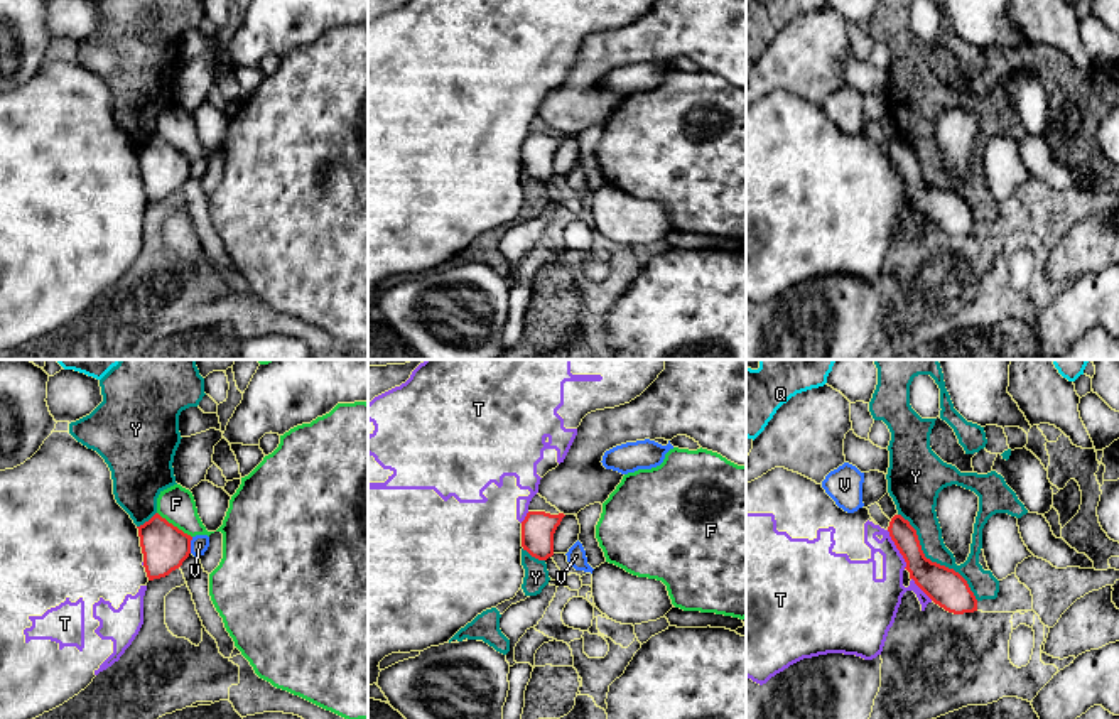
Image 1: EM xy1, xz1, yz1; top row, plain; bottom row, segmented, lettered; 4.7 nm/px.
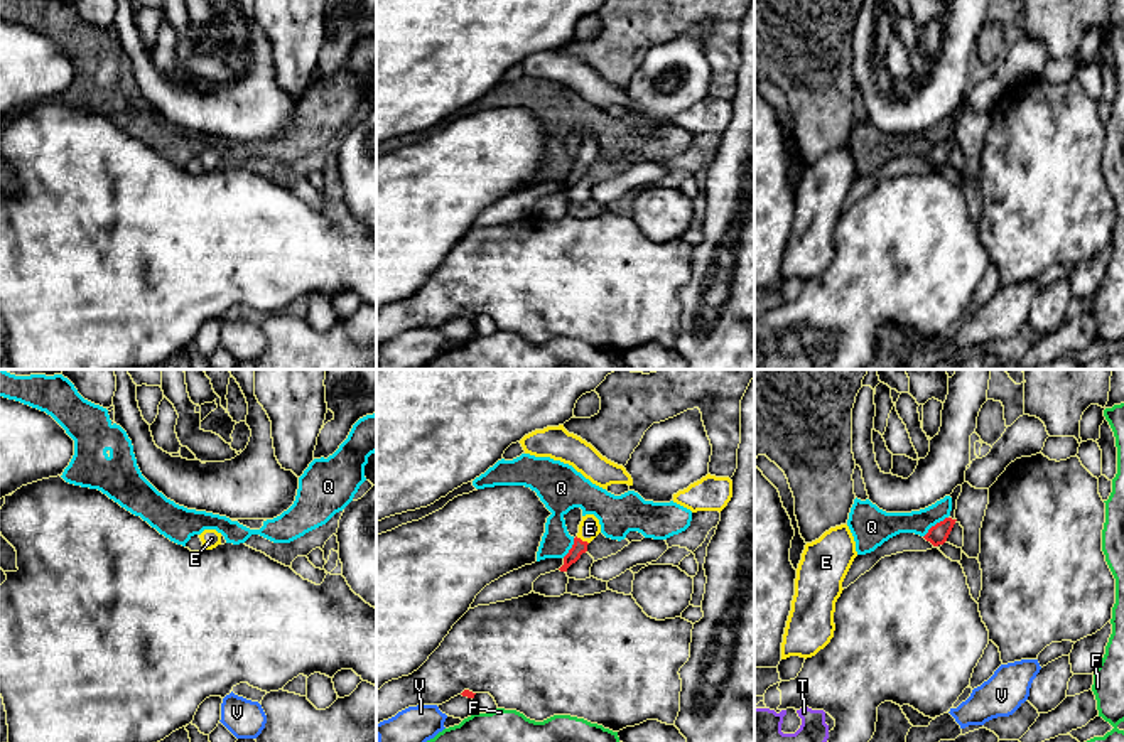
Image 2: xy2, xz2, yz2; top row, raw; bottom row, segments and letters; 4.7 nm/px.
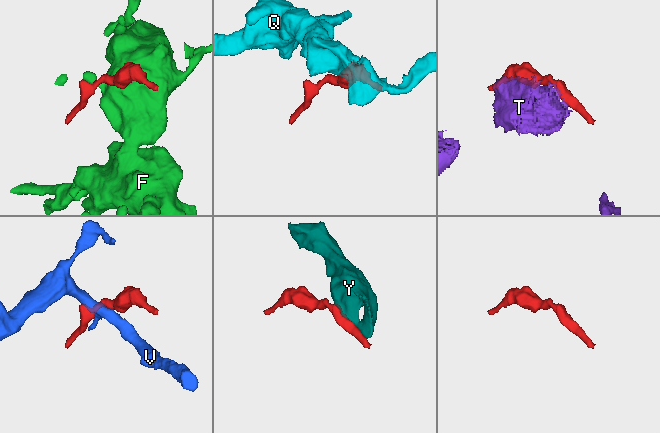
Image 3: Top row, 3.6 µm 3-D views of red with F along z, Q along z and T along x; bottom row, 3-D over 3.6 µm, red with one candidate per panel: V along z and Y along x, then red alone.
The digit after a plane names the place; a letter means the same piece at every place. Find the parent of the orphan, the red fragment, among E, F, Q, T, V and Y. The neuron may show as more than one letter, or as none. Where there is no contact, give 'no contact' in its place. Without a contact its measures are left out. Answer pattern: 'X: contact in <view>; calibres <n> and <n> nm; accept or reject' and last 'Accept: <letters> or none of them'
E: contact in xz2; calibres 70 and 100 nm; accept
F: contact in xy1; calibres 220 and 170 nm; reject
Q: contact in yz2; calibres 100 and 130 nm; reject
T: contact in yz1; calibres 160 and 190 nm; reject
V: contact in xy1; calibres 220 and 90 nm; reject
Y: contact in yz1; calibres 180 and 140 nm; reject
Accept: E

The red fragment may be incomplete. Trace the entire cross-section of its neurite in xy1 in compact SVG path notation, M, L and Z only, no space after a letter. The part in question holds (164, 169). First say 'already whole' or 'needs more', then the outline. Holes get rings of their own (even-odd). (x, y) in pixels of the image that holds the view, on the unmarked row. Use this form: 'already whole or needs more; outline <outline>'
already whole; outline M159 135L137 150L149 203L169 197L189 179L192 159Z

